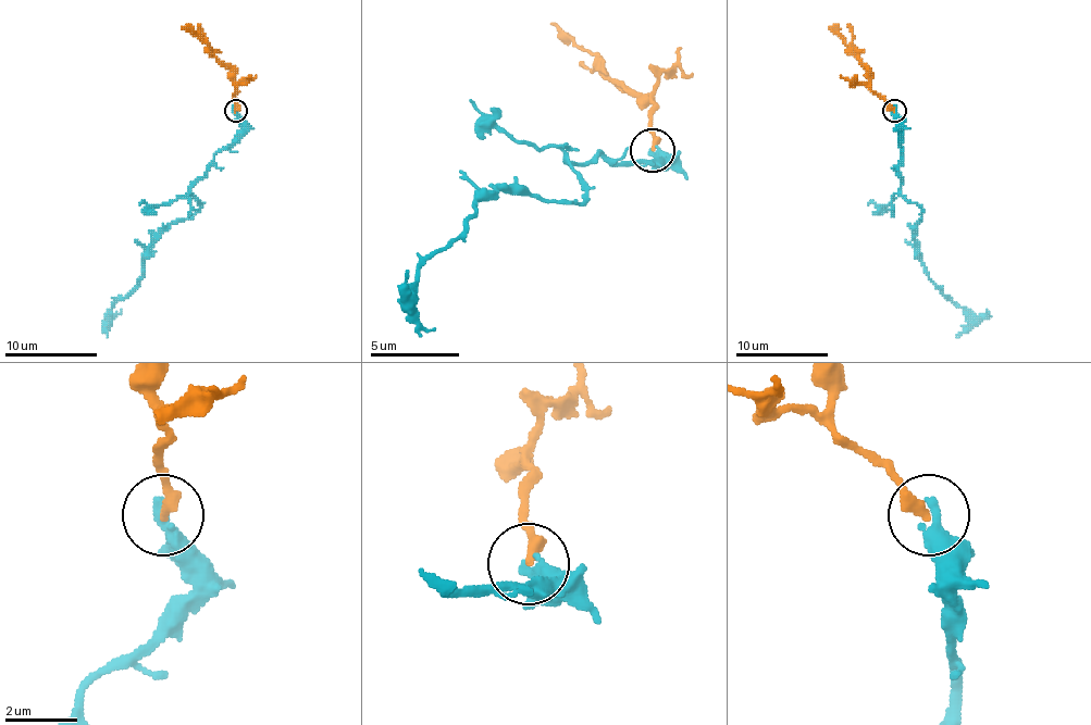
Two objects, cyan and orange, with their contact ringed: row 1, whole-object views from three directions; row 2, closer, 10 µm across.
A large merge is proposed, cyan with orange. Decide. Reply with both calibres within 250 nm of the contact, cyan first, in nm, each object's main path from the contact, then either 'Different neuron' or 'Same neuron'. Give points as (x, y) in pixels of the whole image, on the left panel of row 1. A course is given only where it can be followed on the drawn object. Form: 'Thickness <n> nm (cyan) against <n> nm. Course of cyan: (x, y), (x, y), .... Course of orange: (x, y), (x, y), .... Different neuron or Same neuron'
Thickness 440 nm (cyan) against 340 nm. Course of cyan: (235, 110), (242, 133), (190, 189), (198, 210), (158, 237), (145, 277), (112, 316), (121, 309). Course of orange: (235, 110), (233, 73), (205, 42), (182, 26). Different neuron

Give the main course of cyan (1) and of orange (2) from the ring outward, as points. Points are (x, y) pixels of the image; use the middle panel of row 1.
1: (652, 153), (665, 158), (567, 162), (580, 202), (486, 194), (478, 215), (420, 269), (416, 317), (433, 326)
2: (652, 149), (652, 104), (646, 104), (593, 55), (549, 25)

